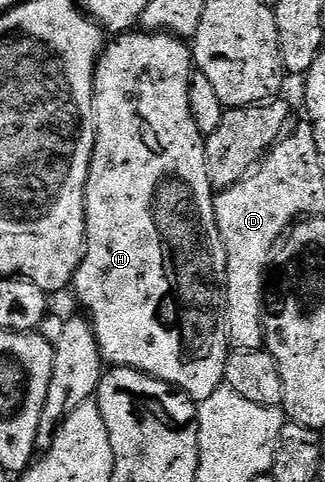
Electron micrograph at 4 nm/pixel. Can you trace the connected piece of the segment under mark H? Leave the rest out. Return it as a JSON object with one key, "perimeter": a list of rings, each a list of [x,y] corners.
{"perimeter":[[[133,29],[127,33],[120,33],[115,36],[116,39],[107,44],[100,53],[100,60],[96,63],[96,144],[92,150],[92,164],[88,170],[88,184],[86,185],[86,197],[84,198],[84,208],[86,209],[86,238],[84,240],[84,257],[80,261],[80,268],[76,270],[76,276],[73,277],[70,287],[76,290],[76,299],[85,307],[87,318],[92,324],[92,332],[96,335],[96,340],[100,346],[100,357],[105,364],[112,367],[129,367],[135,371],[141,371],[147,375],[152,375],[156,379],[161,379],[171,383],[173,387],[184,391],[191,399],[201,400],[210,397],[224,383],[224,374],[226,373],[226,361],[230,354],[230,344],[228,342],[228,321],[224,314],[224,289],[223,282],[227,276],[226,269],[226,251],[220,240],[218,225],[214,217],[214,188],[210,177],[206,173],[206,149],[204,144],[206,136],[200,132],[198,125],[194,125],[194,113],[190,113],[190,85],[194,74],[194,64],[192,62],[191,46],[181,36],[170,35],[167,31],[145,31],[143,29]]]}

